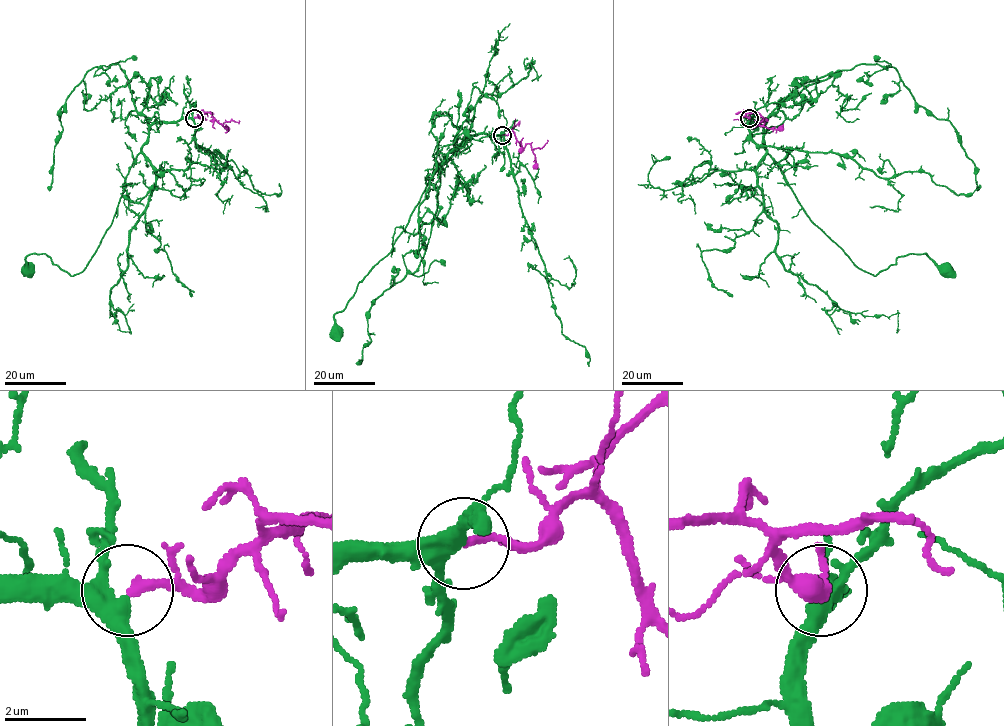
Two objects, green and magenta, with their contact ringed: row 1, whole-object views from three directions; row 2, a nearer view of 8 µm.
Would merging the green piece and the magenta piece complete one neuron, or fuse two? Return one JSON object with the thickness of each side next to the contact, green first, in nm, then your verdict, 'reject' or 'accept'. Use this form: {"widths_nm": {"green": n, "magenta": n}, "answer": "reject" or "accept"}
{"widths_nm": {"green": 320, "magenta": 200}, "answer": "accept"}

